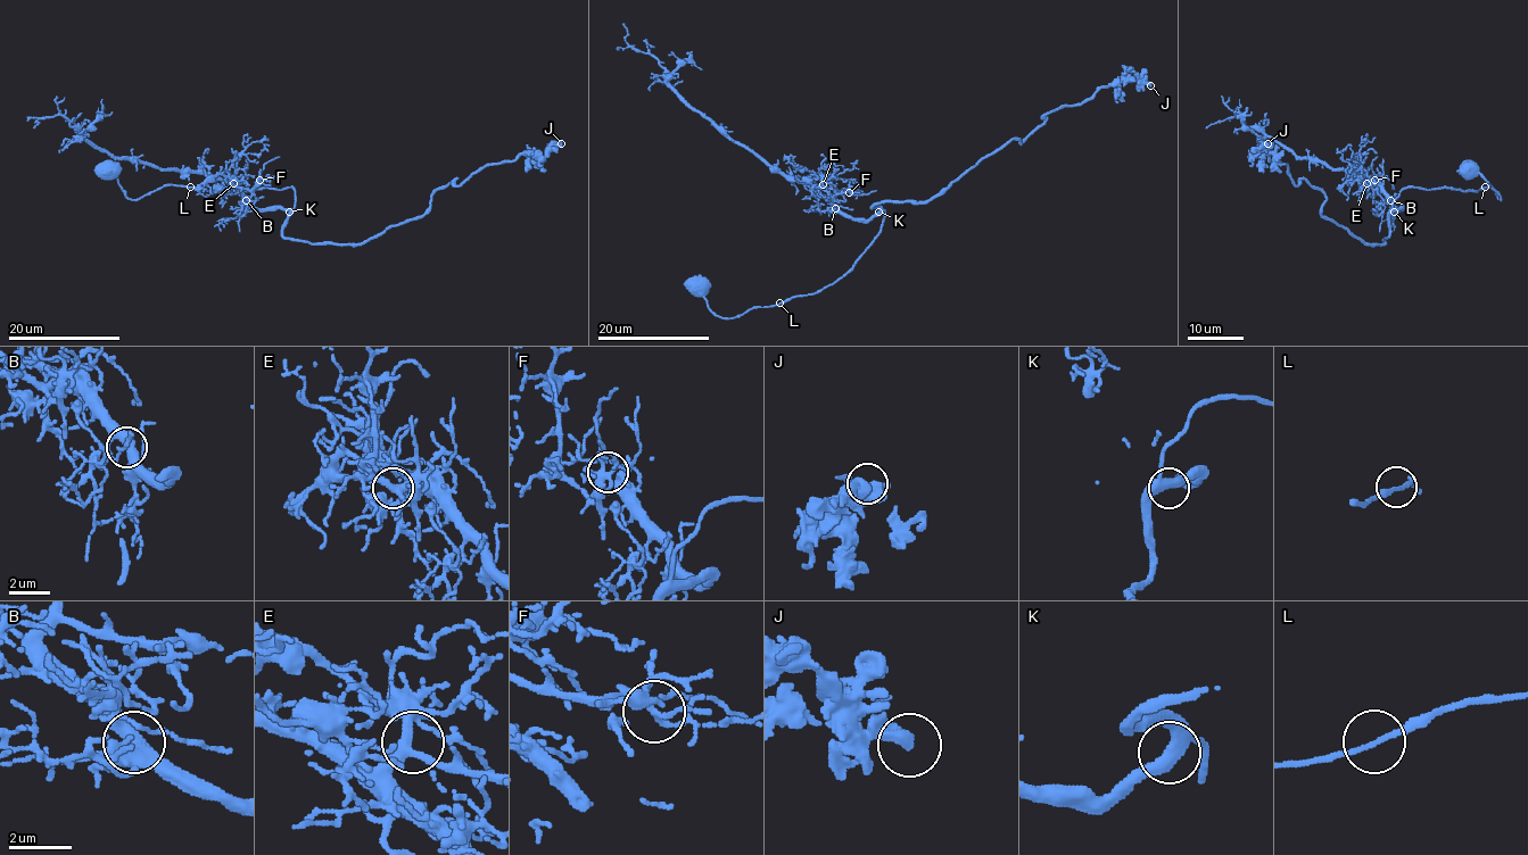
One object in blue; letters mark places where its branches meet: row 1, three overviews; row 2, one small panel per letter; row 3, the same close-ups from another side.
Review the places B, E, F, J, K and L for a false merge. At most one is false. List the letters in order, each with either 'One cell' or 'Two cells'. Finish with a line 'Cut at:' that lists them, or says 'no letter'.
B: One cell
E: One cell
F: One cell
J: One cell
K: One cell
L: One cell
Cut at: no letter

